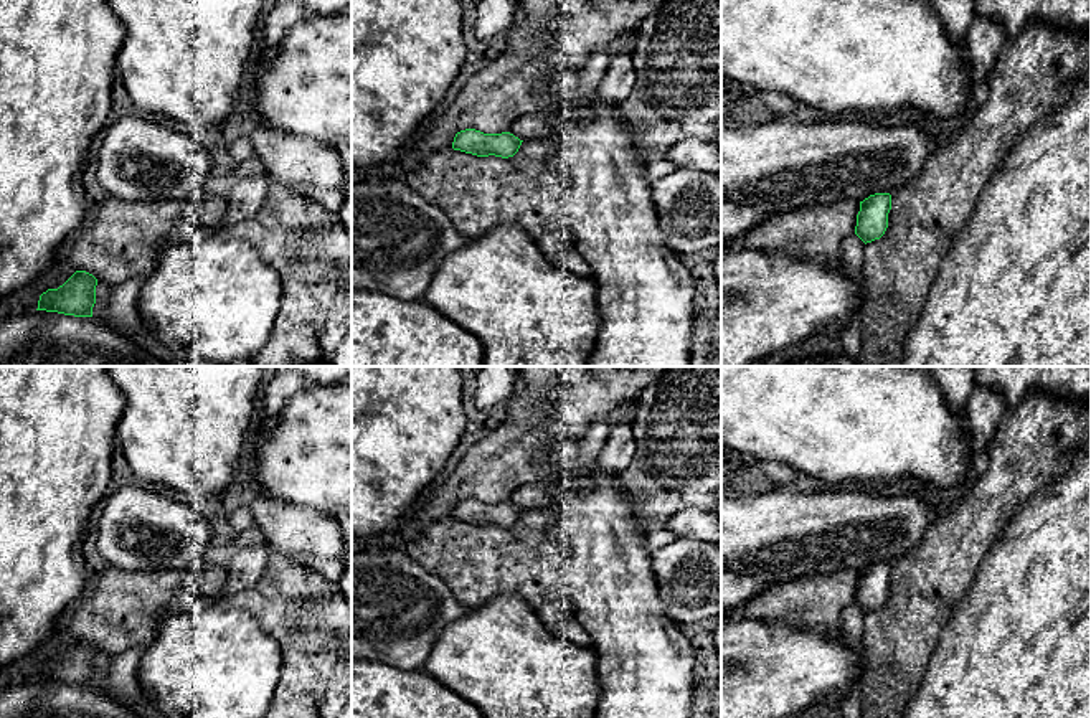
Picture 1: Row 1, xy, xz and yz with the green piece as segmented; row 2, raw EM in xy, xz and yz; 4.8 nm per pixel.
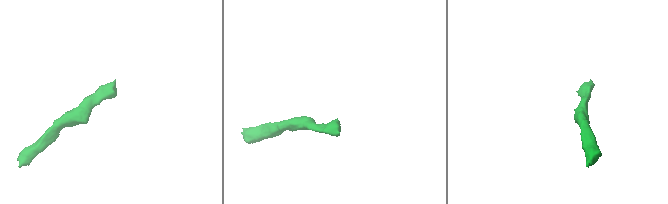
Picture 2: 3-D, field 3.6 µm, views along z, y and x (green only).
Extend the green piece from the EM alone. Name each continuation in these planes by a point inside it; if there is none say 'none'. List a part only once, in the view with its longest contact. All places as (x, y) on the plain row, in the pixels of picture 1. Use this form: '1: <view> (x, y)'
none

